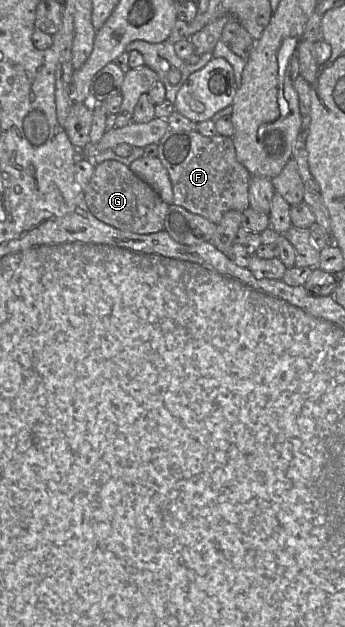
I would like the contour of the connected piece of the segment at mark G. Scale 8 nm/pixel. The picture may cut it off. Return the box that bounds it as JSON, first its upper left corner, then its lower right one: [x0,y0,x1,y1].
[84,160,169,234]

